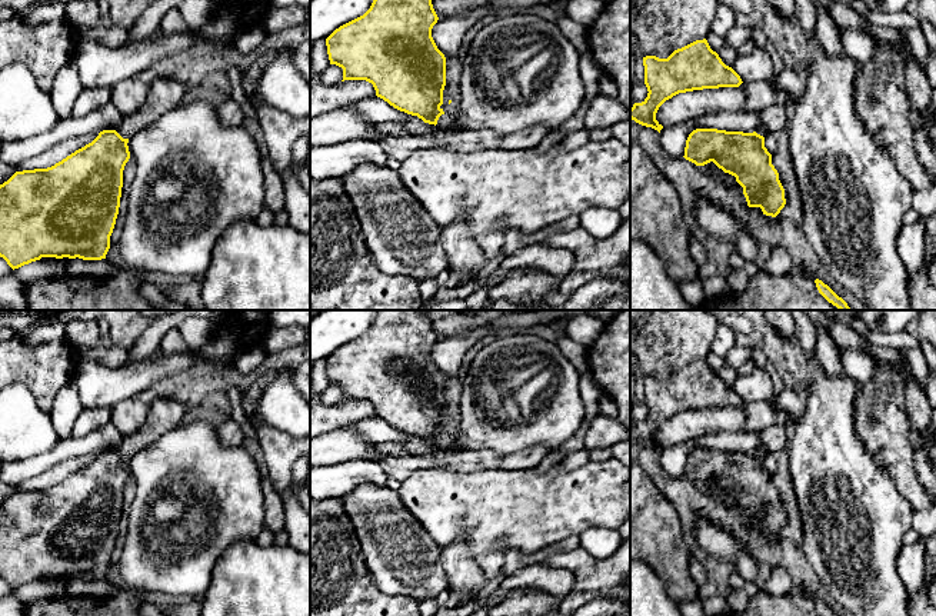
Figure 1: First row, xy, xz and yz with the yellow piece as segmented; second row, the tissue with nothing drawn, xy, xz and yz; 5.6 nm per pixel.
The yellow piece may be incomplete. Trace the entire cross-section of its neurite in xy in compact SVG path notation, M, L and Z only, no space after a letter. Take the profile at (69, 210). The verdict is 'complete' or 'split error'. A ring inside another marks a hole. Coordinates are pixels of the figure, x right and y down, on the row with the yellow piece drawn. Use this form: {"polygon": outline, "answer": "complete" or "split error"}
{"polygon": "M170 77L154 80L143 107L117 130L103 130L84 147L47 169L16 172L0 184L0 257L14 270L41 257L101 260L110 249L120 207L129 139L181 103L187 90Z", "answer": "split error"}

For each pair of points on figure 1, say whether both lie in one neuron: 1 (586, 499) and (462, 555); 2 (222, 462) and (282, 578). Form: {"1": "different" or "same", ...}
{"1": "different", "2": "different"}

